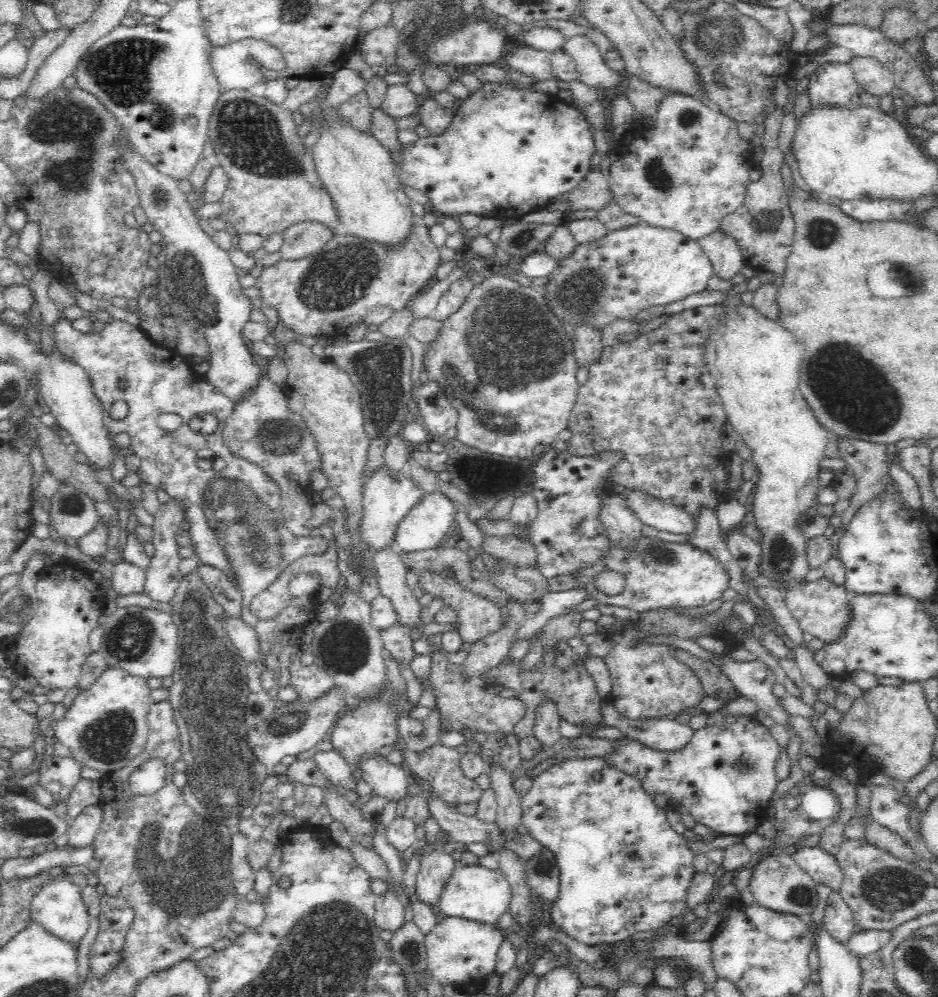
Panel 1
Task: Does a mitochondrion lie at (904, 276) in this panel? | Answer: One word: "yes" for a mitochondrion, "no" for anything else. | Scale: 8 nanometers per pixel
yes

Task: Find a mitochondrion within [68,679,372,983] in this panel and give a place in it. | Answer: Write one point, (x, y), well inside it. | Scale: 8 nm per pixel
(182, 865)

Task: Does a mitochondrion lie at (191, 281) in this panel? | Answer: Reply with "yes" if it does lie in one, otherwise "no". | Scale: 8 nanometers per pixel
yes

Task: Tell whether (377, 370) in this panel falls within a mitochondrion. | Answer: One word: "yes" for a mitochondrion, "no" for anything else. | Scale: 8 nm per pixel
yes

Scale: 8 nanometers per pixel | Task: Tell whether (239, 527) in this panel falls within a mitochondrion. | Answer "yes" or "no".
yes

